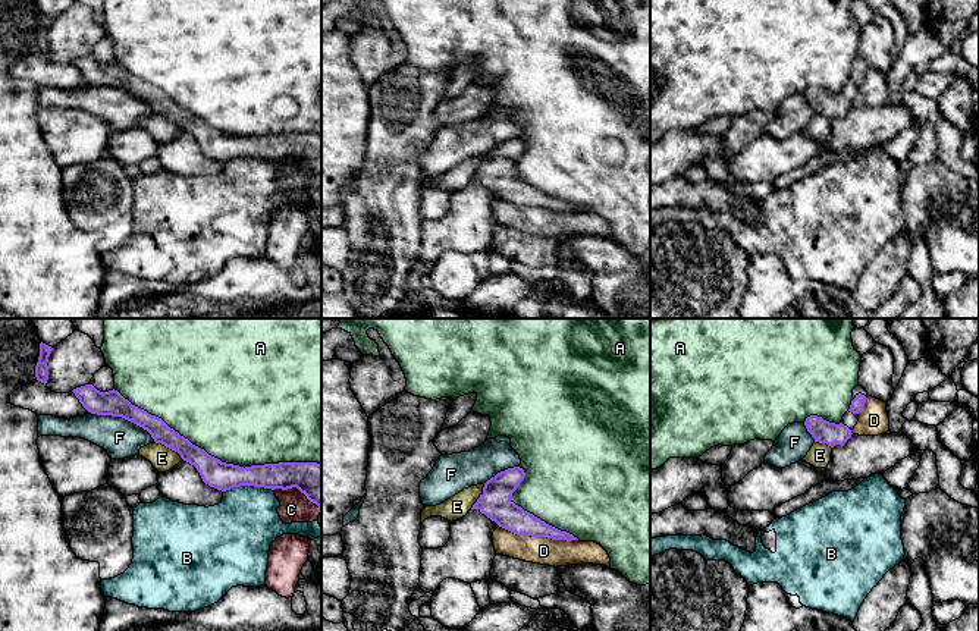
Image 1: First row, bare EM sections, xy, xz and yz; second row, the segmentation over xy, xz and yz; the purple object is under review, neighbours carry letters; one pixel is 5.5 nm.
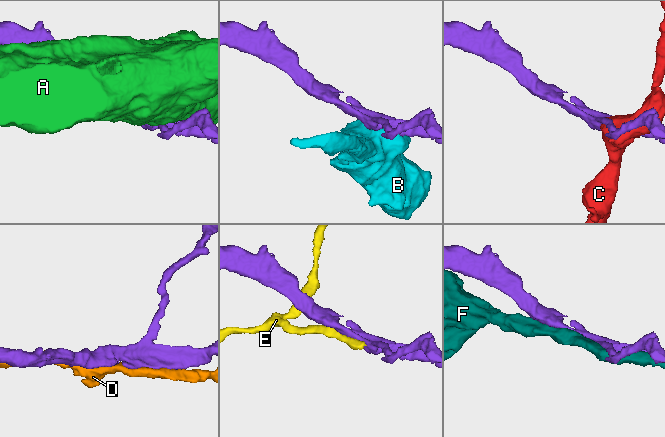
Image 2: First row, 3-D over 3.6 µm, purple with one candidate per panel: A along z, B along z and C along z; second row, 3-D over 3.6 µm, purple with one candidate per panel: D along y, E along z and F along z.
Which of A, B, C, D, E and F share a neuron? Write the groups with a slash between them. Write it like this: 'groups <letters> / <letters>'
groups A / B / C / D / E / F

